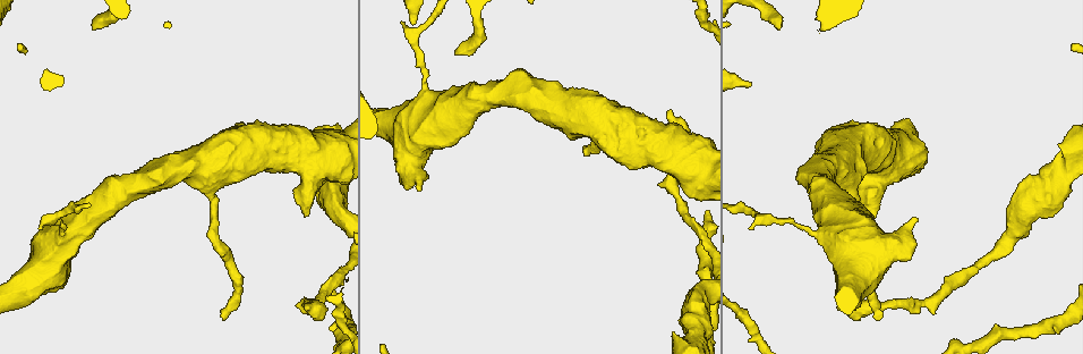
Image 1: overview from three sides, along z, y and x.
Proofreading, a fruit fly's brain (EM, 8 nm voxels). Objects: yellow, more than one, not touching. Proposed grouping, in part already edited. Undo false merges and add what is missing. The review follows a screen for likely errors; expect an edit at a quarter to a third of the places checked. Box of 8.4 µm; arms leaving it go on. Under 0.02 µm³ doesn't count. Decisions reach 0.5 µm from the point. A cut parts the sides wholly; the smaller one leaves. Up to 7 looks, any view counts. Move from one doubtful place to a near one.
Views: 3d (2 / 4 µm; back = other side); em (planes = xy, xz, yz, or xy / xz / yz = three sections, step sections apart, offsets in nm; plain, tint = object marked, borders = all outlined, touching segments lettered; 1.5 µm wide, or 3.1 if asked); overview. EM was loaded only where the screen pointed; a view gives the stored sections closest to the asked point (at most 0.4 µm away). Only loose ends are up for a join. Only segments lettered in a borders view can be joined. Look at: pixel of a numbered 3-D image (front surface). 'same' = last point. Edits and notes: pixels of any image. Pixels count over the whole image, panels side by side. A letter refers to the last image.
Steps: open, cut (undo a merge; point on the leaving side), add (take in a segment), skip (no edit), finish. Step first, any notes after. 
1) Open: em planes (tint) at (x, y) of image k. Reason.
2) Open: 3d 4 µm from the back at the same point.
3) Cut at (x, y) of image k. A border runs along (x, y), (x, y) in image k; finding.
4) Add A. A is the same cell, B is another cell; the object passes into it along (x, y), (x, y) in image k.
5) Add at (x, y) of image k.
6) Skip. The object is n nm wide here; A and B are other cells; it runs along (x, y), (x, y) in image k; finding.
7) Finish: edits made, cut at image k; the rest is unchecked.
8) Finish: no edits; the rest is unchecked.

Open: 3d 2 µm from the back at (305, 215) of image 1.

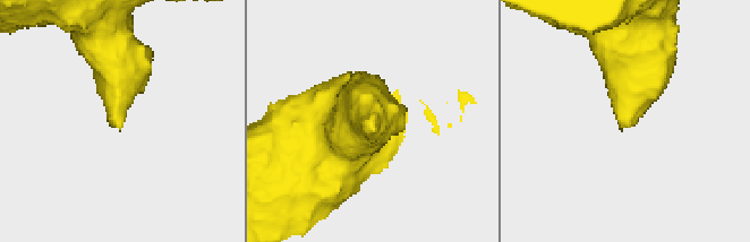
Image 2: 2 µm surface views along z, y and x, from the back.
Open: em planes (tint) at (122, 125) of image 2. Need the tissue.

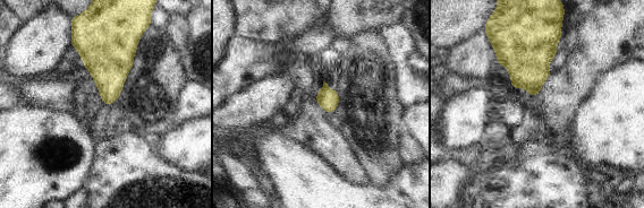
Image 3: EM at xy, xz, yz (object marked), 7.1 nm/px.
Open: em planes (borders) at the same point. What lies round it.

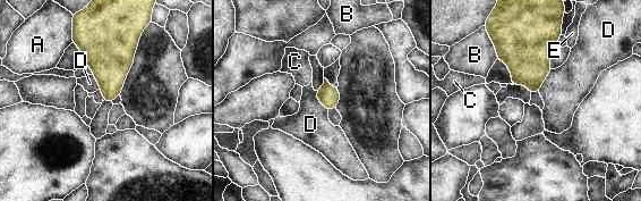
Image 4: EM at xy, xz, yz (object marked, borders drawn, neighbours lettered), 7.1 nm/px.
Skip. The longest contact is with D, 200 nm; A, B, C, D and E are other cells; a border runs along (552, 69), (540, 85), (539, 93) in image 4; none of them fits.

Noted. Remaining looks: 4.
Open: em xy step 4 (borders) at (224, 319) of image 1. Long arm stops here.

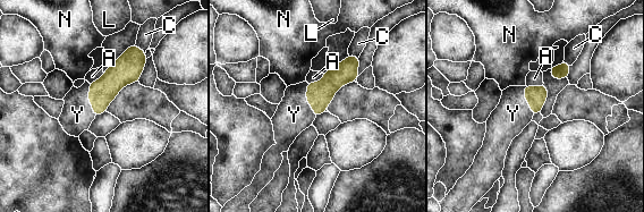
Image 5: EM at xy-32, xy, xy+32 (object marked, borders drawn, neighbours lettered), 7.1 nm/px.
Open: em planes (borders) at the same point. Cut it another way.

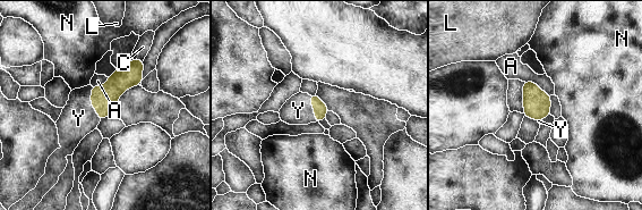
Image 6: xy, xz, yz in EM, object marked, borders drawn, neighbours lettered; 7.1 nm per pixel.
Add Y. The longest contact is with Y, 260 nm; Y is the same cell, A, C, L and N are other cells; the object passes into it along (104, 98), (91, 102), (78, 118) in image 6; the cell continues.

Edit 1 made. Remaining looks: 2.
Open: em xz step 4 (borders) at (454, 53) of image 1. Branch stops here.

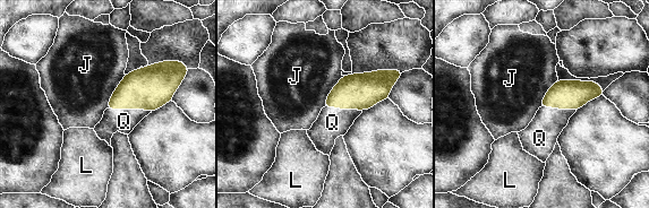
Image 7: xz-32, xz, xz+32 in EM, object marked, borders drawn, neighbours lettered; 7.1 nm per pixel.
Add Q. Q is the same cell, J and L are other cells; the object passes into it along (150, 88), (129, 109), (124, 121) in image 7; the cell continues.

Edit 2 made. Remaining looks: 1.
Finish: edits made, add at image 6, add at image 7; the rest is unchecked.

